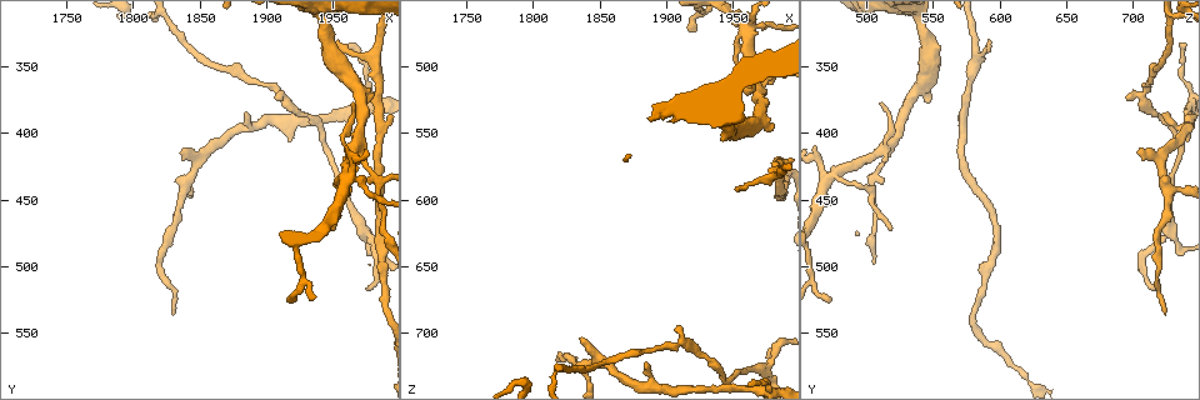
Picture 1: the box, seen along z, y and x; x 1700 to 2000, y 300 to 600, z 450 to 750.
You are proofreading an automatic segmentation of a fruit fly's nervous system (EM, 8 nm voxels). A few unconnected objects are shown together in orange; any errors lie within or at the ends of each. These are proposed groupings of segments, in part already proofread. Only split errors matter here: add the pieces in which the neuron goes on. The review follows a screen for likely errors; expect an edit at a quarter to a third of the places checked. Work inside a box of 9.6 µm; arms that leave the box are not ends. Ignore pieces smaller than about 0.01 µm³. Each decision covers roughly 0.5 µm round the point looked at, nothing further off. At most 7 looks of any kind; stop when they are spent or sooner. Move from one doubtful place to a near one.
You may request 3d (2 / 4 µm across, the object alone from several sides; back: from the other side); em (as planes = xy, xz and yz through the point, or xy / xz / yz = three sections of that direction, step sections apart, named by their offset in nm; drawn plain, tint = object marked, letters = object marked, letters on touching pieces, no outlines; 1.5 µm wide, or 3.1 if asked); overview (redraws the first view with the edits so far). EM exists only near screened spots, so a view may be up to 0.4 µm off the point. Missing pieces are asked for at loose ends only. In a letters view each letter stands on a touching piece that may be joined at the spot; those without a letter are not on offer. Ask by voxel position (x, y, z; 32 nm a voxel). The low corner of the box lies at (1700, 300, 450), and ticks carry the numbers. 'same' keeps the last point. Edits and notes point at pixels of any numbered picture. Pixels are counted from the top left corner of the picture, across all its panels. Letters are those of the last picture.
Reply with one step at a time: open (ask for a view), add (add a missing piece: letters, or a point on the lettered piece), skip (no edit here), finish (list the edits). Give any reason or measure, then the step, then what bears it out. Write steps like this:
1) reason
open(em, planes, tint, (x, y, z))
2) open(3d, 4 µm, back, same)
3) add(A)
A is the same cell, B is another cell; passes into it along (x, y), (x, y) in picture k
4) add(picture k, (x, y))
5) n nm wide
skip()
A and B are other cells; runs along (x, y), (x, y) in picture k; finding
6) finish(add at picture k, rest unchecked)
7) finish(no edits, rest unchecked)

end of a long branch
open(3d, 2 µm, (1830, 536, 724))

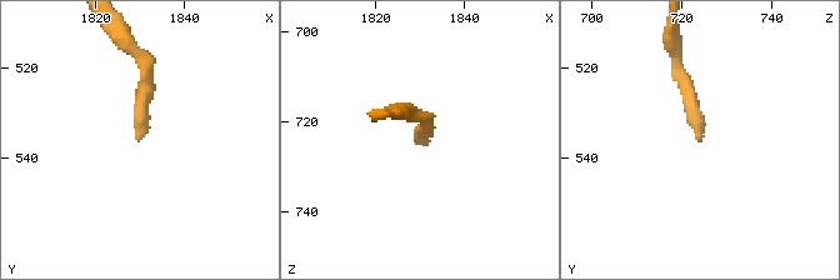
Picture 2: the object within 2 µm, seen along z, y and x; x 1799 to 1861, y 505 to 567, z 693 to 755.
need the tissue
open(em, yz, step 8, letters, (1830, 535, 724))

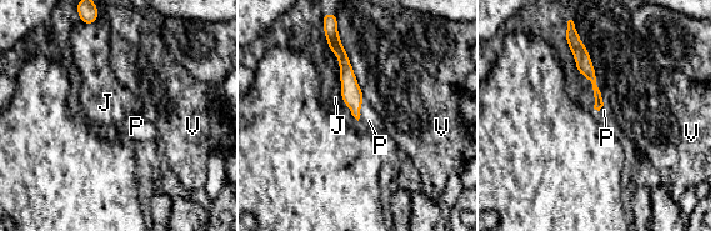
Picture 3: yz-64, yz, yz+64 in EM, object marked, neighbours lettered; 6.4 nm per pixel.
another direction
open(em, planes, letters, same)

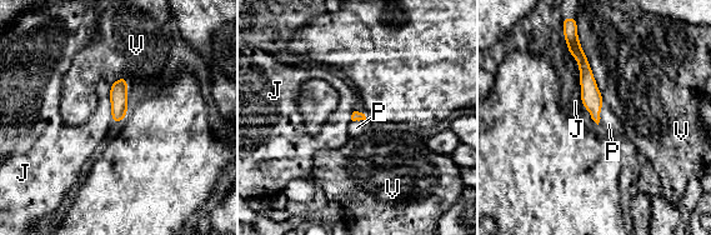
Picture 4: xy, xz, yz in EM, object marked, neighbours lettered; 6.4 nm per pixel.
add(picture 4, (609, 124))
P is the same cell, J and V are other cells; passes into it along (591, 98), (599, 114), (609, 124) in picture 4; it goes on there

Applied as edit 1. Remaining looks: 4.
an open end
open(3d, 2 µm, (1884, 386, 724))

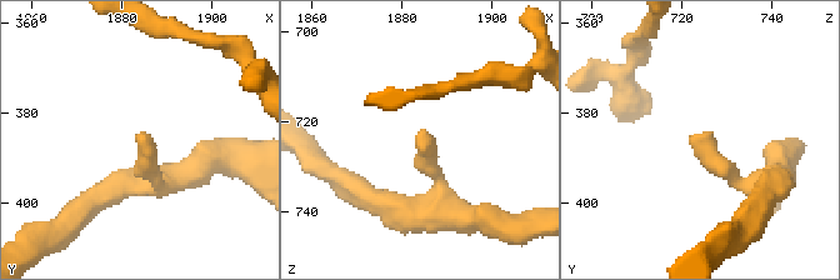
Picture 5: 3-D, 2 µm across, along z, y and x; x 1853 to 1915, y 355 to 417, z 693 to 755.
need the tissue
open(em, planes, letters, (1884, 385, 722))

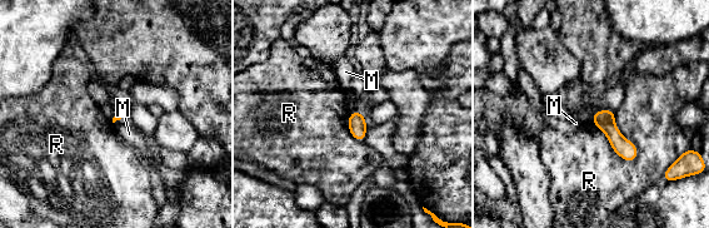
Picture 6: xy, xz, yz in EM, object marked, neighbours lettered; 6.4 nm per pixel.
skip()
M and R are other cells; runs along (600, 113), (630, 158) in picture 6; none of them fits

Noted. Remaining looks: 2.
thin end
open(3d, 4 µm, (1952, 332, 592))

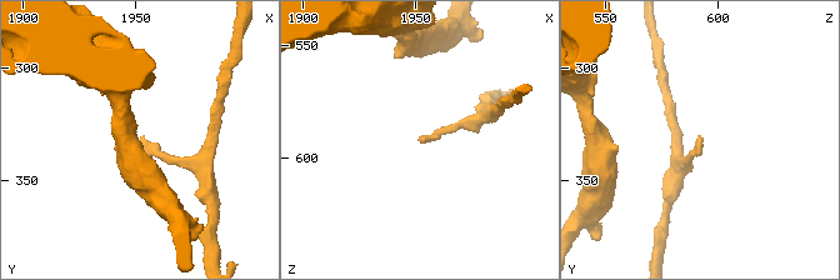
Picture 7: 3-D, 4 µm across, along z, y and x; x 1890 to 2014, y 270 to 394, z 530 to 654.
now the EM
open(em, yz, step 4, letters, (1953, 331, 591))

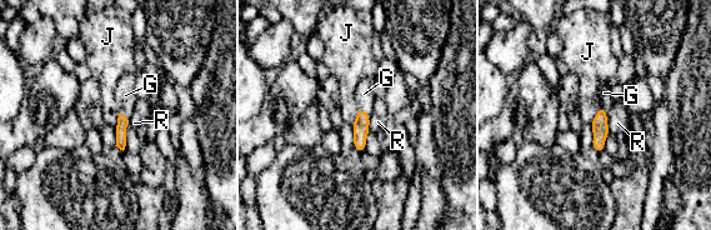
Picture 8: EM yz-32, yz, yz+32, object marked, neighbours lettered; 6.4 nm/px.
R touches over 140 nm
add(picture 8, (364, 94))
G is the same cell, J and R are other cells; the neuron continues

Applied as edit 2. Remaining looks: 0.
finish(add at picture 4, add at picture 8, rest unchecked)

